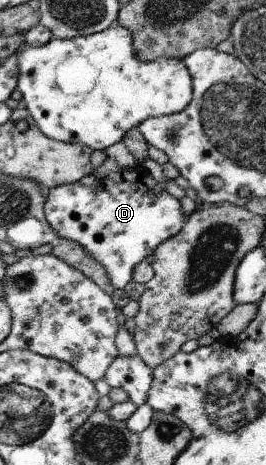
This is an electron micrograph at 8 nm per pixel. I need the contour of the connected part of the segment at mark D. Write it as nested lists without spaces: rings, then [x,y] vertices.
[[[140,164],[116,173],[108,173],[89,187],[78,181],[45,191],[43,215],[57,238],[71,240],[98,263],[113,289],[123,289],[132,280],[134,267],[165,240],[180,232],[188,216],[182,214],[179,201],[150,177]]]

